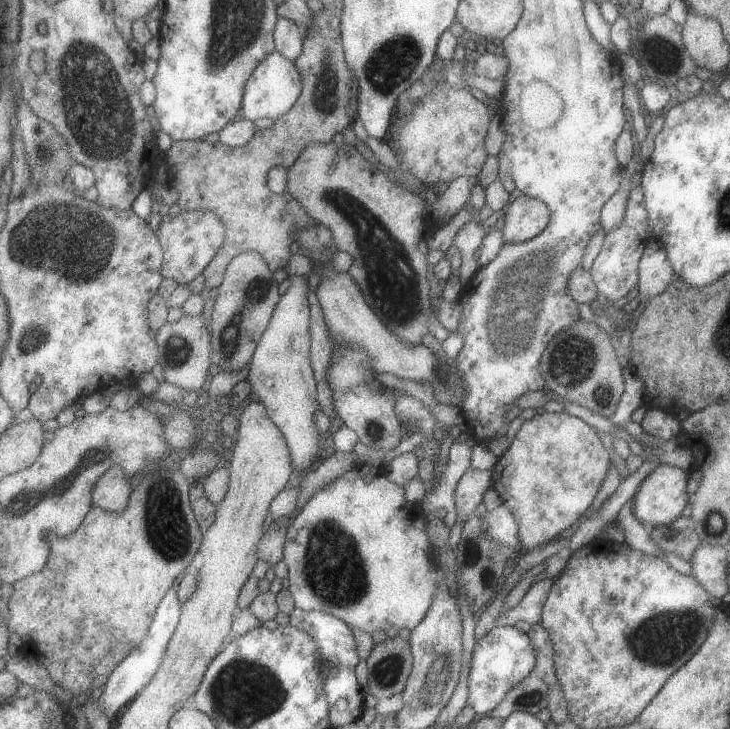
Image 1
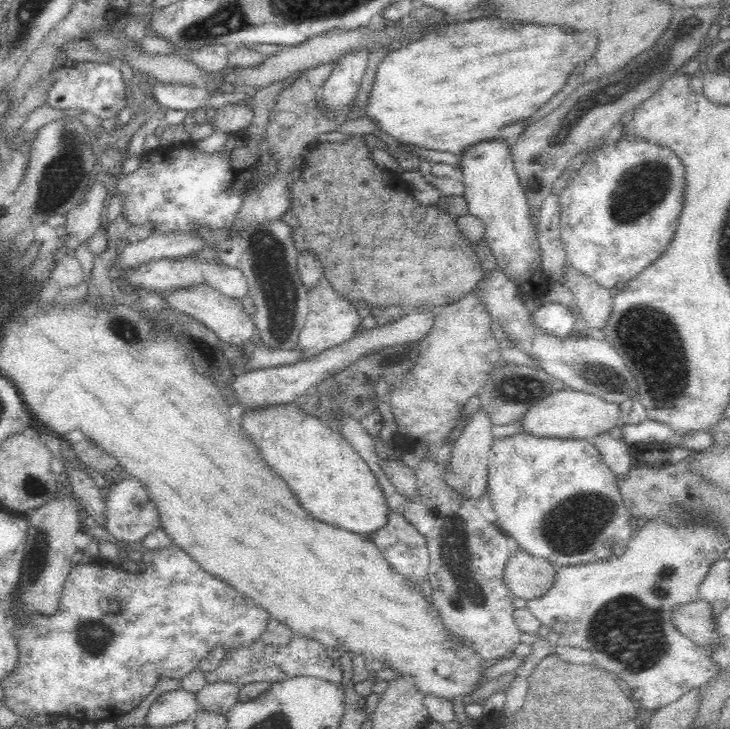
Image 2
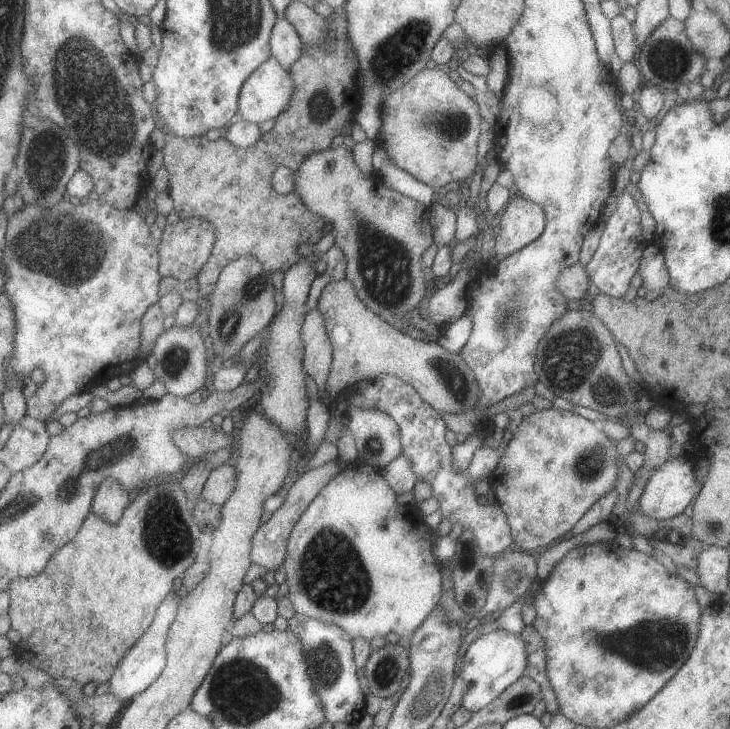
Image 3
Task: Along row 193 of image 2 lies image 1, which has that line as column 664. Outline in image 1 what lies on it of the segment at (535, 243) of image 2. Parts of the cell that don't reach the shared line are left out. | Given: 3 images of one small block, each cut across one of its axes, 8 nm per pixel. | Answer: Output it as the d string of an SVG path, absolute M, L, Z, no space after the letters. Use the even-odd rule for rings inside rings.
M658 465L639 486L639 491L632 498L632 514L646 528L659 527L674 522L681 516L690 501L688 496L688 472L676 466Z

